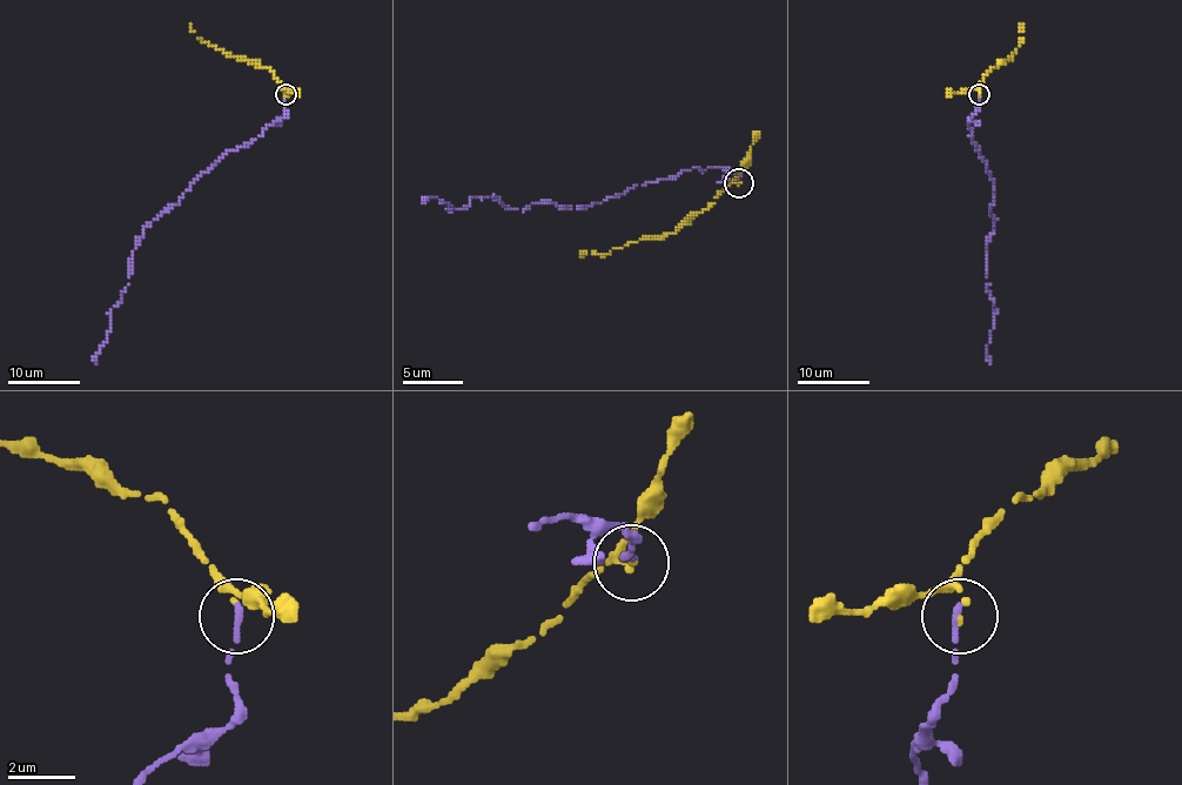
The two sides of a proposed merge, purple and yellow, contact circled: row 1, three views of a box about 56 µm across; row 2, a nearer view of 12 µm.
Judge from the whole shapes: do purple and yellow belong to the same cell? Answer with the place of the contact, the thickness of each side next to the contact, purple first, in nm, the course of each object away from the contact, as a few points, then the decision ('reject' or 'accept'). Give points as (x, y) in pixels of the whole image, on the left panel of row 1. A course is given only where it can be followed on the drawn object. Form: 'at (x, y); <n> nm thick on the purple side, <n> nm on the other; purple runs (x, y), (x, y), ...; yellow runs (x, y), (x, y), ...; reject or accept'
at (286, 94); 200 nm thick on the purple side, 180 nm on the other; purple runs (286, 93), (286, 115), (232, 149), (146, 227), (95, 363); yellow runs (286, 93), (269, 68), (227, 55), (203, 42), (189, 25); accept

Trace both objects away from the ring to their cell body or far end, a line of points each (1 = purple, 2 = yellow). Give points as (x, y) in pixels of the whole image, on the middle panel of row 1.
1: (738, 182), (720, 167), (693, 167), (600, 203), (509, 209), (482, 198), (452, 212), (425, 200)
2: (738, 182), (723, 188), (711, 206), (691, 215), (672, 233), (643, 236), (604, 254), (592, 250), (581, 254)

